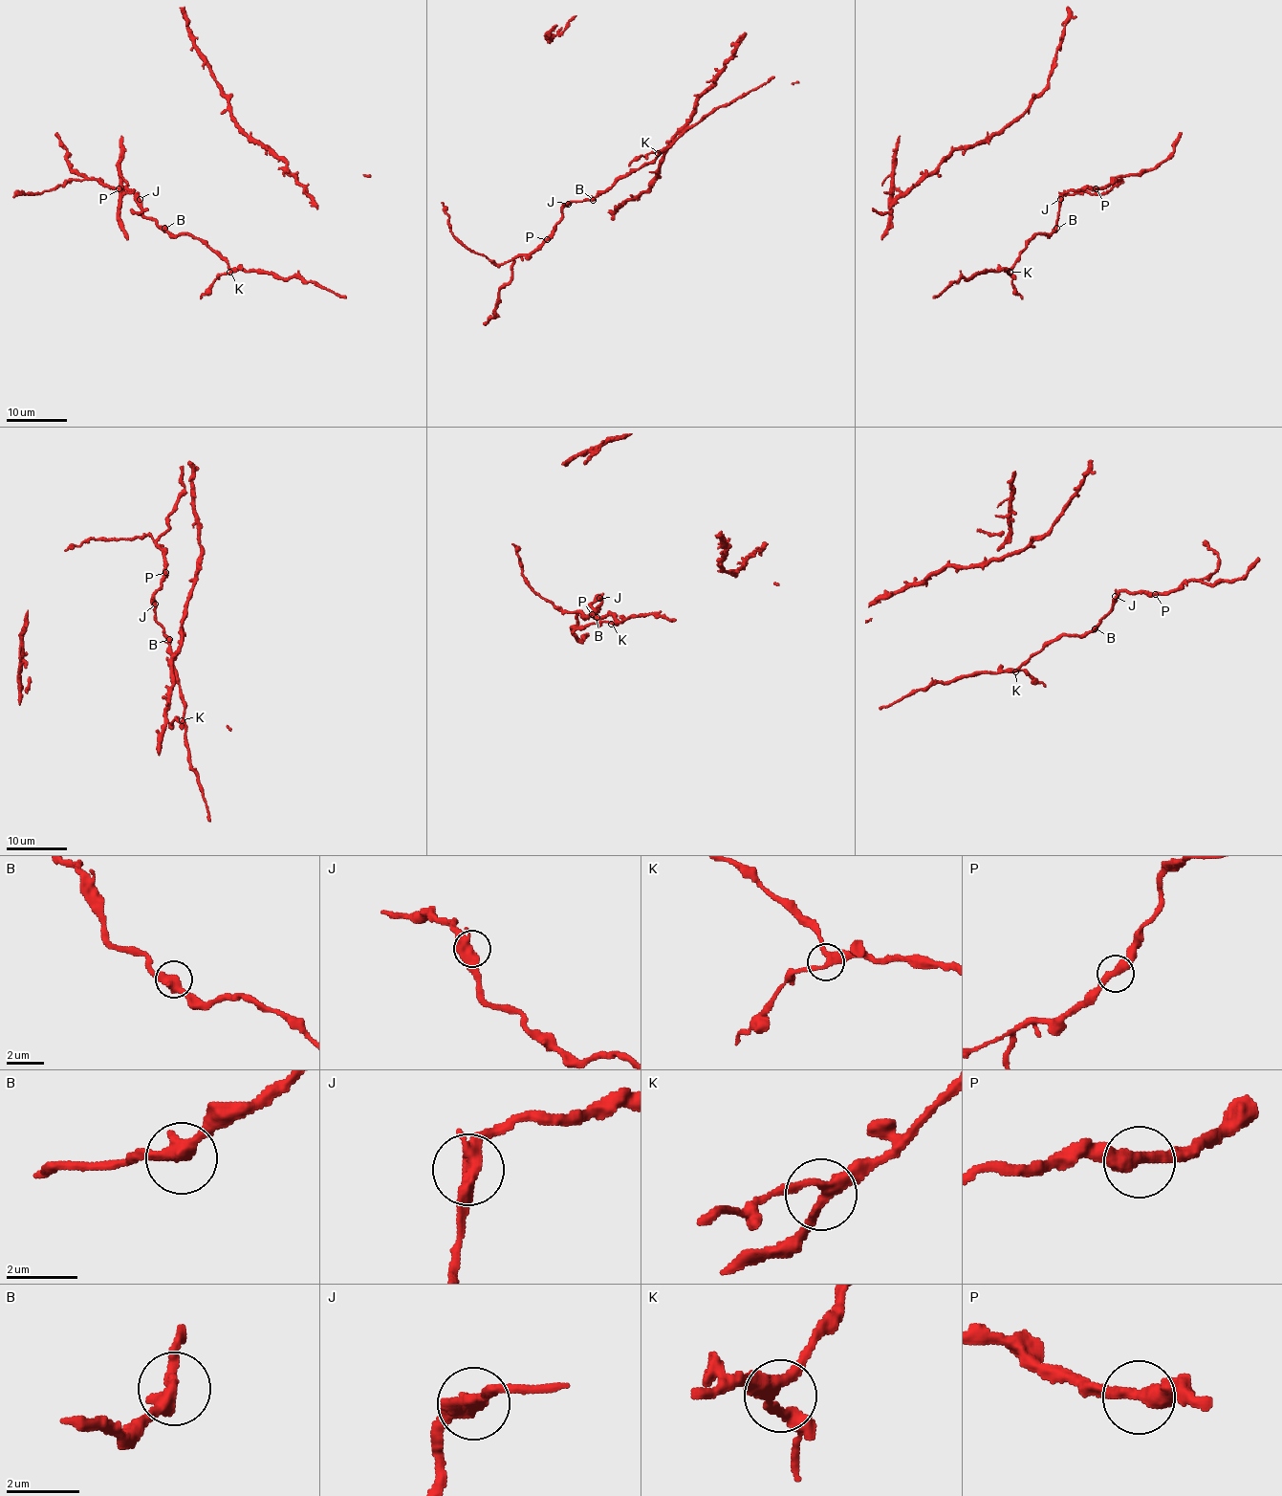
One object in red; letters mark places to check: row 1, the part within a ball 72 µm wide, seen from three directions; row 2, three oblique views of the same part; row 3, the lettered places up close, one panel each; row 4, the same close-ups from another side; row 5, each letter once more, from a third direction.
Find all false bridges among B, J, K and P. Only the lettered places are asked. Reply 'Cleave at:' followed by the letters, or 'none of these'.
Cleave at: none of these

